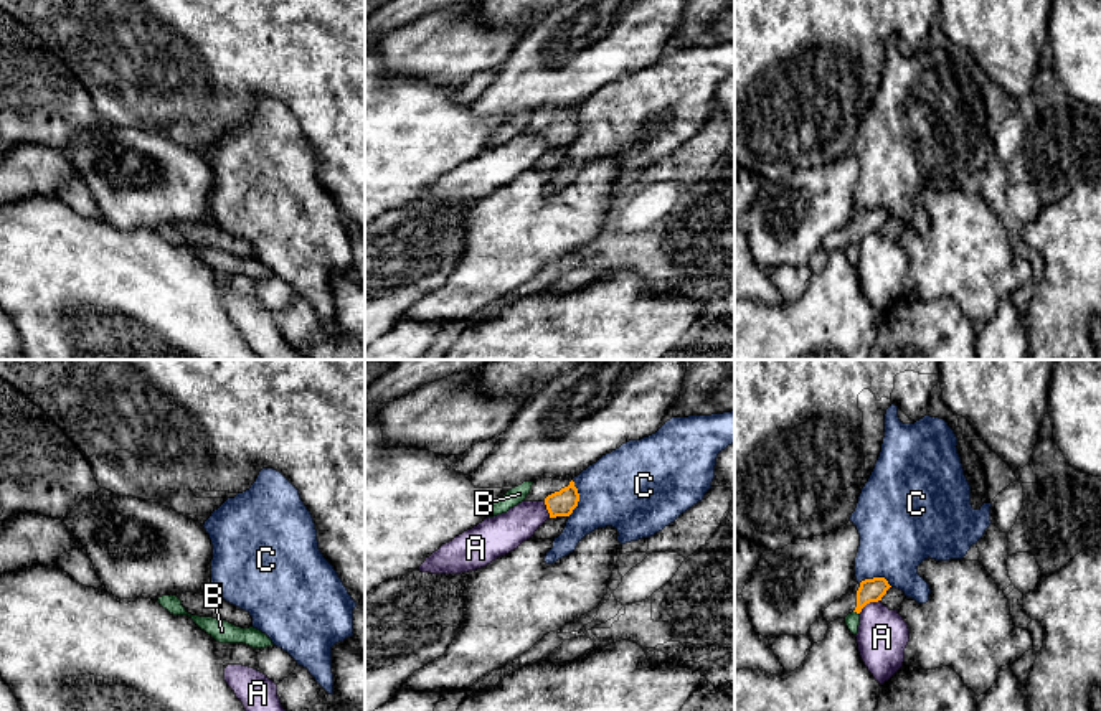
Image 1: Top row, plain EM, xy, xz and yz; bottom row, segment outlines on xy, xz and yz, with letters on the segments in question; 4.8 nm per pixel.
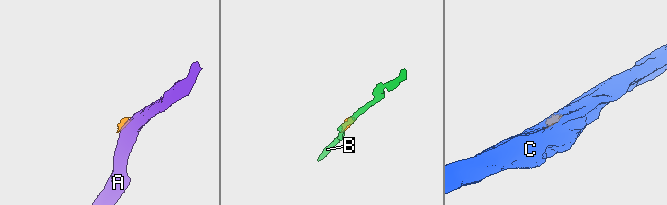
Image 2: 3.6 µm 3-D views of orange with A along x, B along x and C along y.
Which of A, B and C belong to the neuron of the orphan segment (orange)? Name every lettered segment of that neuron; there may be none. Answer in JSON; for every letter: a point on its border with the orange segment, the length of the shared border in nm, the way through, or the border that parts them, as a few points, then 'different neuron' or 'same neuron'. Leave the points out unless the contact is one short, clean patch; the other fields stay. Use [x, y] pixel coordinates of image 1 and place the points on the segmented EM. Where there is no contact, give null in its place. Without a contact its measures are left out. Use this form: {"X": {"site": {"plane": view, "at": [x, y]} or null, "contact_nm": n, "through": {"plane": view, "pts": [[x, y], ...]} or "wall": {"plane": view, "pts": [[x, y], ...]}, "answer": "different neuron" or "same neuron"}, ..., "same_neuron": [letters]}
{"A": {"site": {"plane": "yz", "at": [869, 602]}, "contact_nm": 130, "wall": {"plane": "yz", "pts": [[880, 599], [870, 601], [859, 612]]}, "answer": "different neuron"}, "B": {"site": {"plane": "yz", "at": [857, 612]}, "contact_nm": 40, "wall": {"plane": "yz", "pts": [[854, 611], [859, 614]]}, "answer": "different neuron"}, "C": {"site": {"plane": "xz", "at": [578, 499]}, "contact_nm": 190, "wall": {"plane": "xz", "pts": [[573, 480], [578, 490], [578, 505], [568, 517]]}, "answer": "different neuron"}, "same_neuron": []}

